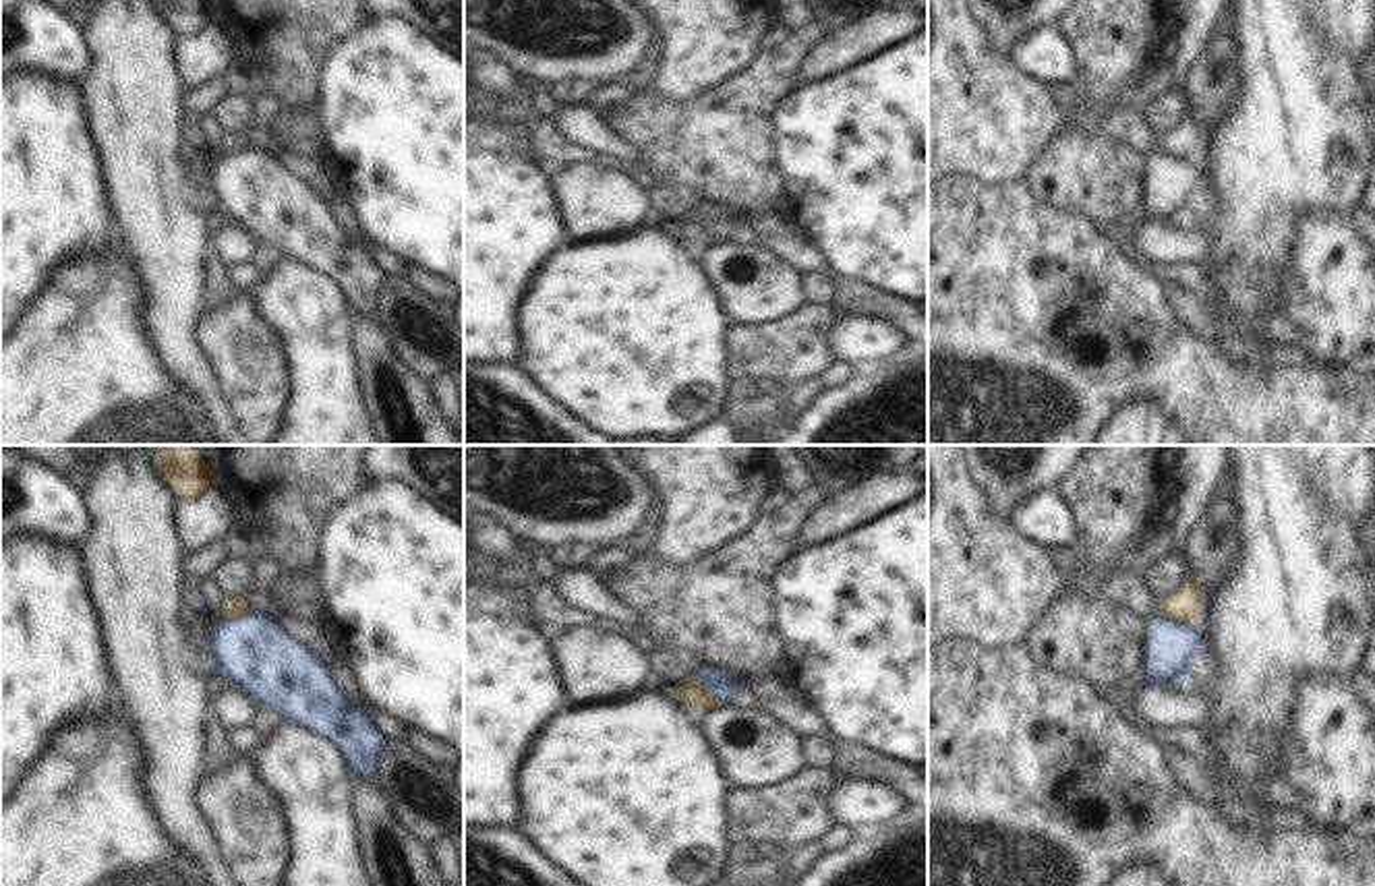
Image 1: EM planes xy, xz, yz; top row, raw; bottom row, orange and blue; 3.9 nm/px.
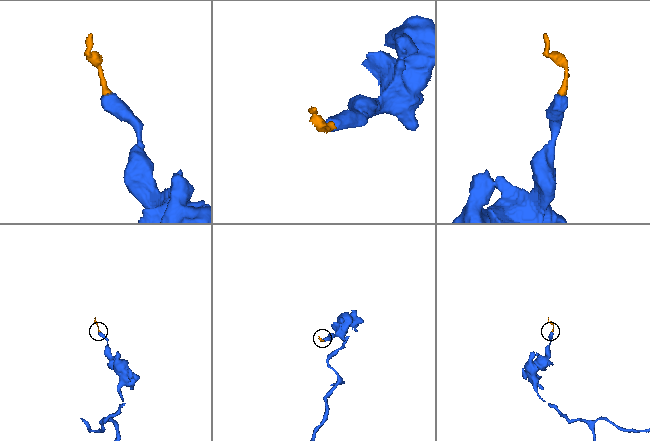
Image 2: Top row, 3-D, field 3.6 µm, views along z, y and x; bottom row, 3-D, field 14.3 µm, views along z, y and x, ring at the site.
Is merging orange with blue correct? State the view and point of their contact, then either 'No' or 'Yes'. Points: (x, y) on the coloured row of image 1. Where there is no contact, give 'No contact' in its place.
Touches orange at yz (1175, 619). No

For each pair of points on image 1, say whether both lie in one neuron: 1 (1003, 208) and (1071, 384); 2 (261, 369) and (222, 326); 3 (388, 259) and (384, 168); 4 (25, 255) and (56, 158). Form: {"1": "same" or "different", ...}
{"1": "same", "2": "same", "3": "different", "4": "same"}

